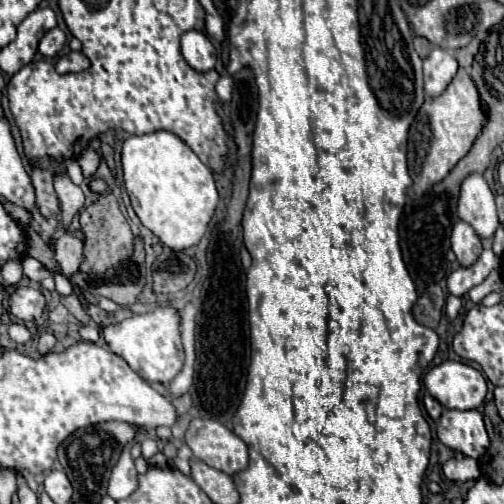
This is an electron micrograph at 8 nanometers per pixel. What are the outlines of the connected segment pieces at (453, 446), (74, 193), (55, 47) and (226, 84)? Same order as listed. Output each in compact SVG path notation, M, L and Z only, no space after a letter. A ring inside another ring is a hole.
M444 410L436 424L436 434L450 450L476 460L490 446L488 432L478 410Z
M66 174L54 176L54 190L62 202L62 218L64 218L64 226L68 228L74 214L84 206L84 194L80 186L72 184L72 180Z
M54 28L54 30L46 32L44 38L40 40L38 52L42 56L46 56L46 58L52 58L52 56L56 56L64 48L64 44L66 44L66 34L60 28Z
M230 76L220 78L218 84L216 84L216 94L218 94L218 100L220 100L222 104L230 102L230 92L232 92L232 78L230 78Z

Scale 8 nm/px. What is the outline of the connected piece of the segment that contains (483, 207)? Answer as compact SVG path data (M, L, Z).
M470 174L460 186L460 200L458 200L458 216L464 222L470 222L480 238L494 236L496 228L500 226L494 194L482 174Z

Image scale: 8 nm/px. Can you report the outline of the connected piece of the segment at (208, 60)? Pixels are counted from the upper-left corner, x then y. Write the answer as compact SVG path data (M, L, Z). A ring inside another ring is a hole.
M190 30L182 36L182 56L188 62L188 66L200 74L214 68L216 62L216 50L212 42L206 38L206 34Z

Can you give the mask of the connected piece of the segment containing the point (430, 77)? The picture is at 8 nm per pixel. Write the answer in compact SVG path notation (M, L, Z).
M434 48L424 60L424 92L428 96L438 96L450 84L458 70L458 62L448 50Z

